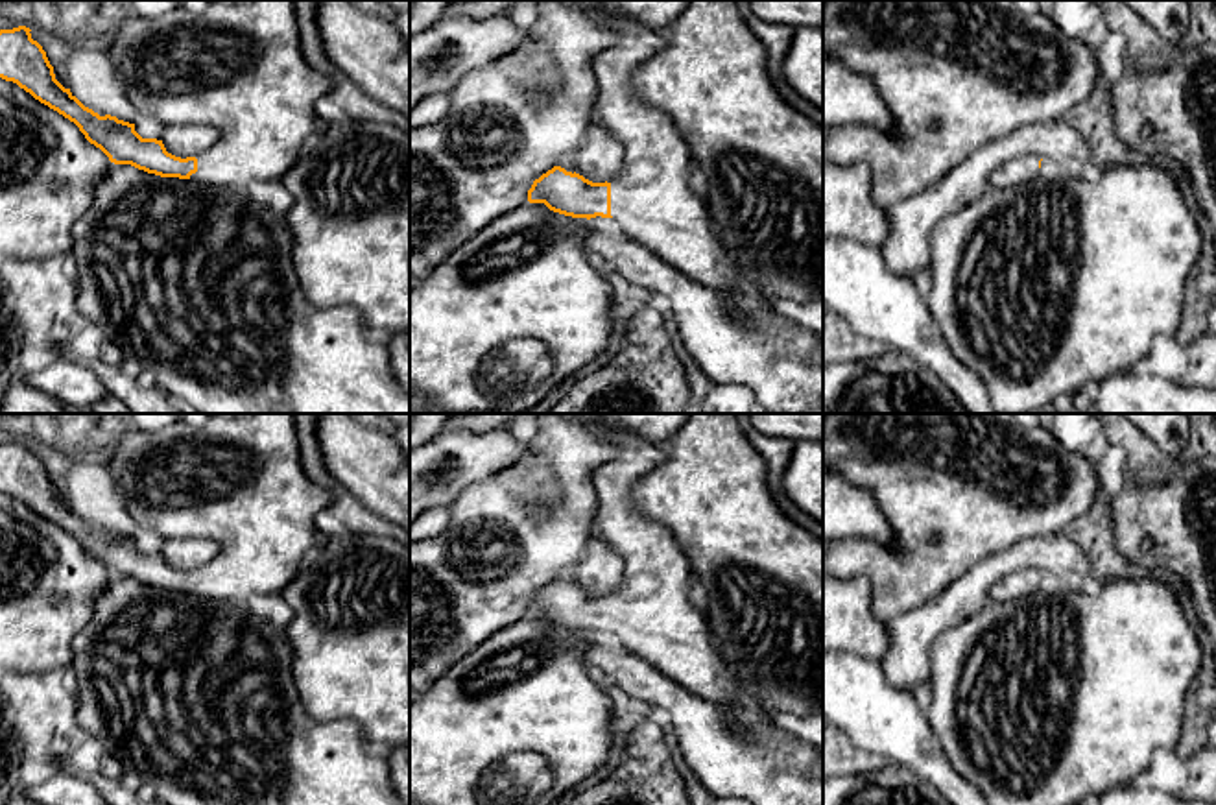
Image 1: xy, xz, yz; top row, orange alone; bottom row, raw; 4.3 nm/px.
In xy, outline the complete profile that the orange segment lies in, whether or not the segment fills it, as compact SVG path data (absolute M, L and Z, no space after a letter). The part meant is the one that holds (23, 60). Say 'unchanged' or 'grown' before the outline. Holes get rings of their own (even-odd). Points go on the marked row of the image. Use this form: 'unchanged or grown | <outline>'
grown | M210 0L199 15L175 9L161 18L127 18L111 37L109 57L124 78L127 98L138 118L166 127L177 124L212 126L220 133L220 142L212 150L181 159L168 153L162 140L142 138L135 131L135 124L111 114L100 116L85 107L70 89L55 79L46 52L31 39L30 31L26 26L0 30L0 78L17 83L35 100L74 122L111 162L131 164L161 177L190 179L212 186L247 186L253 181L280 179L323 126L316 113L316 102L332 90L330 68L319 72L303 55L293 0Z

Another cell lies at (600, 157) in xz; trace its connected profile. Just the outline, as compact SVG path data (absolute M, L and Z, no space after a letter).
M589 126L585 142L578 148L576 174L592 183L611 183L624 162L624 144L605 127Z

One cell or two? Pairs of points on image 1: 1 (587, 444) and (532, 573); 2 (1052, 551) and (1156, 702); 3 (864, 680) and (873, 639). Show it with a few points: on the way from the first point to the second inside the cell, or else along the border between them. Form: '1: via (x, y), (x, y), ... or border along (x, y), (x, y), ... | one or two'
1: via (569, 475), (569, 521), (552, 541) | one
2: border along (1071, 588), (1080, 589) | two
3: border along (842, 650), (879, 663) | two

